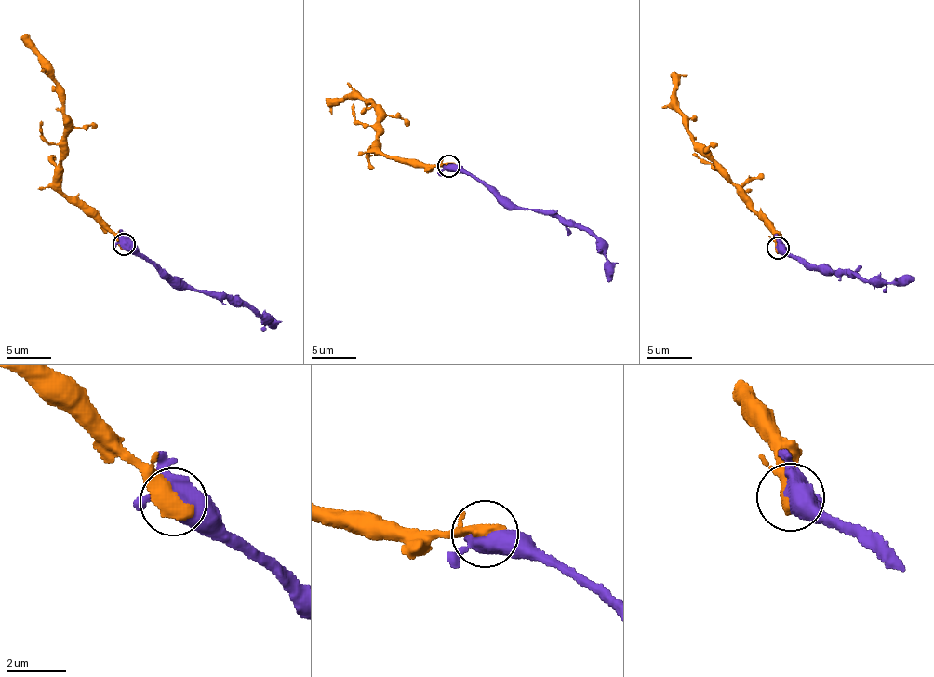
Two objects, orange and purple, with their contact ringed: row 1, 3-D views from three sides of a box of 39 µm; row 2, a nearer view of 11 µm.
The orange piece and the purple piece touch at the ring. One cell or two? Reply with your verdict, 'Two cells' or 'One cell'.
One cell

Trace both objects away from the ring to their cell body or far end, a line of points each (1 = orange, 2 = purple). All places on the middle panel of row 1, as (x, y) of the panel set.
1: (449, 165), (417, 167), (379, 151), (377, 107), (356, 98), (339, 101), (329, 113)
2: (449, 165), (458, 165), (523, 208), (552, 209), (576, 223), (597, 240), (597, 249), (606, 257), (607, 282)

